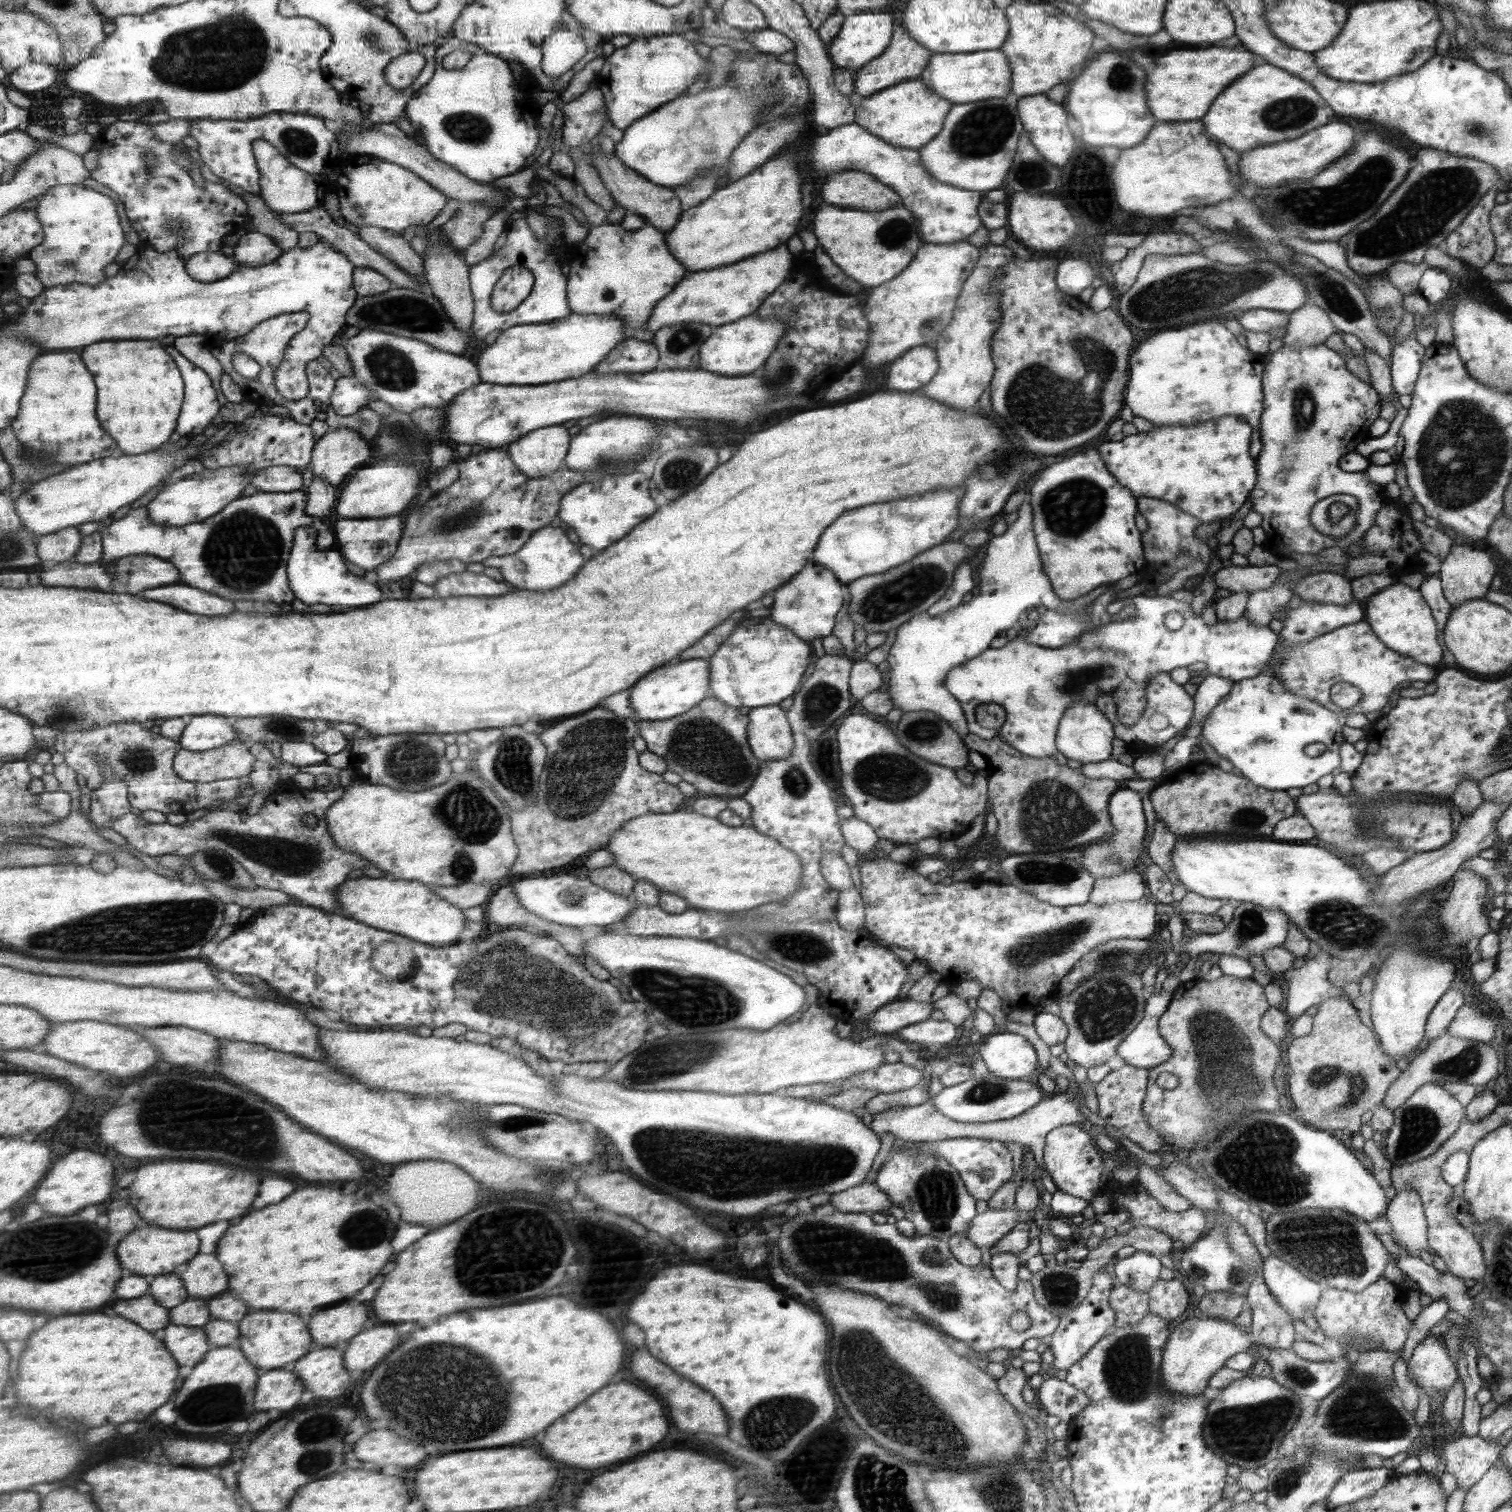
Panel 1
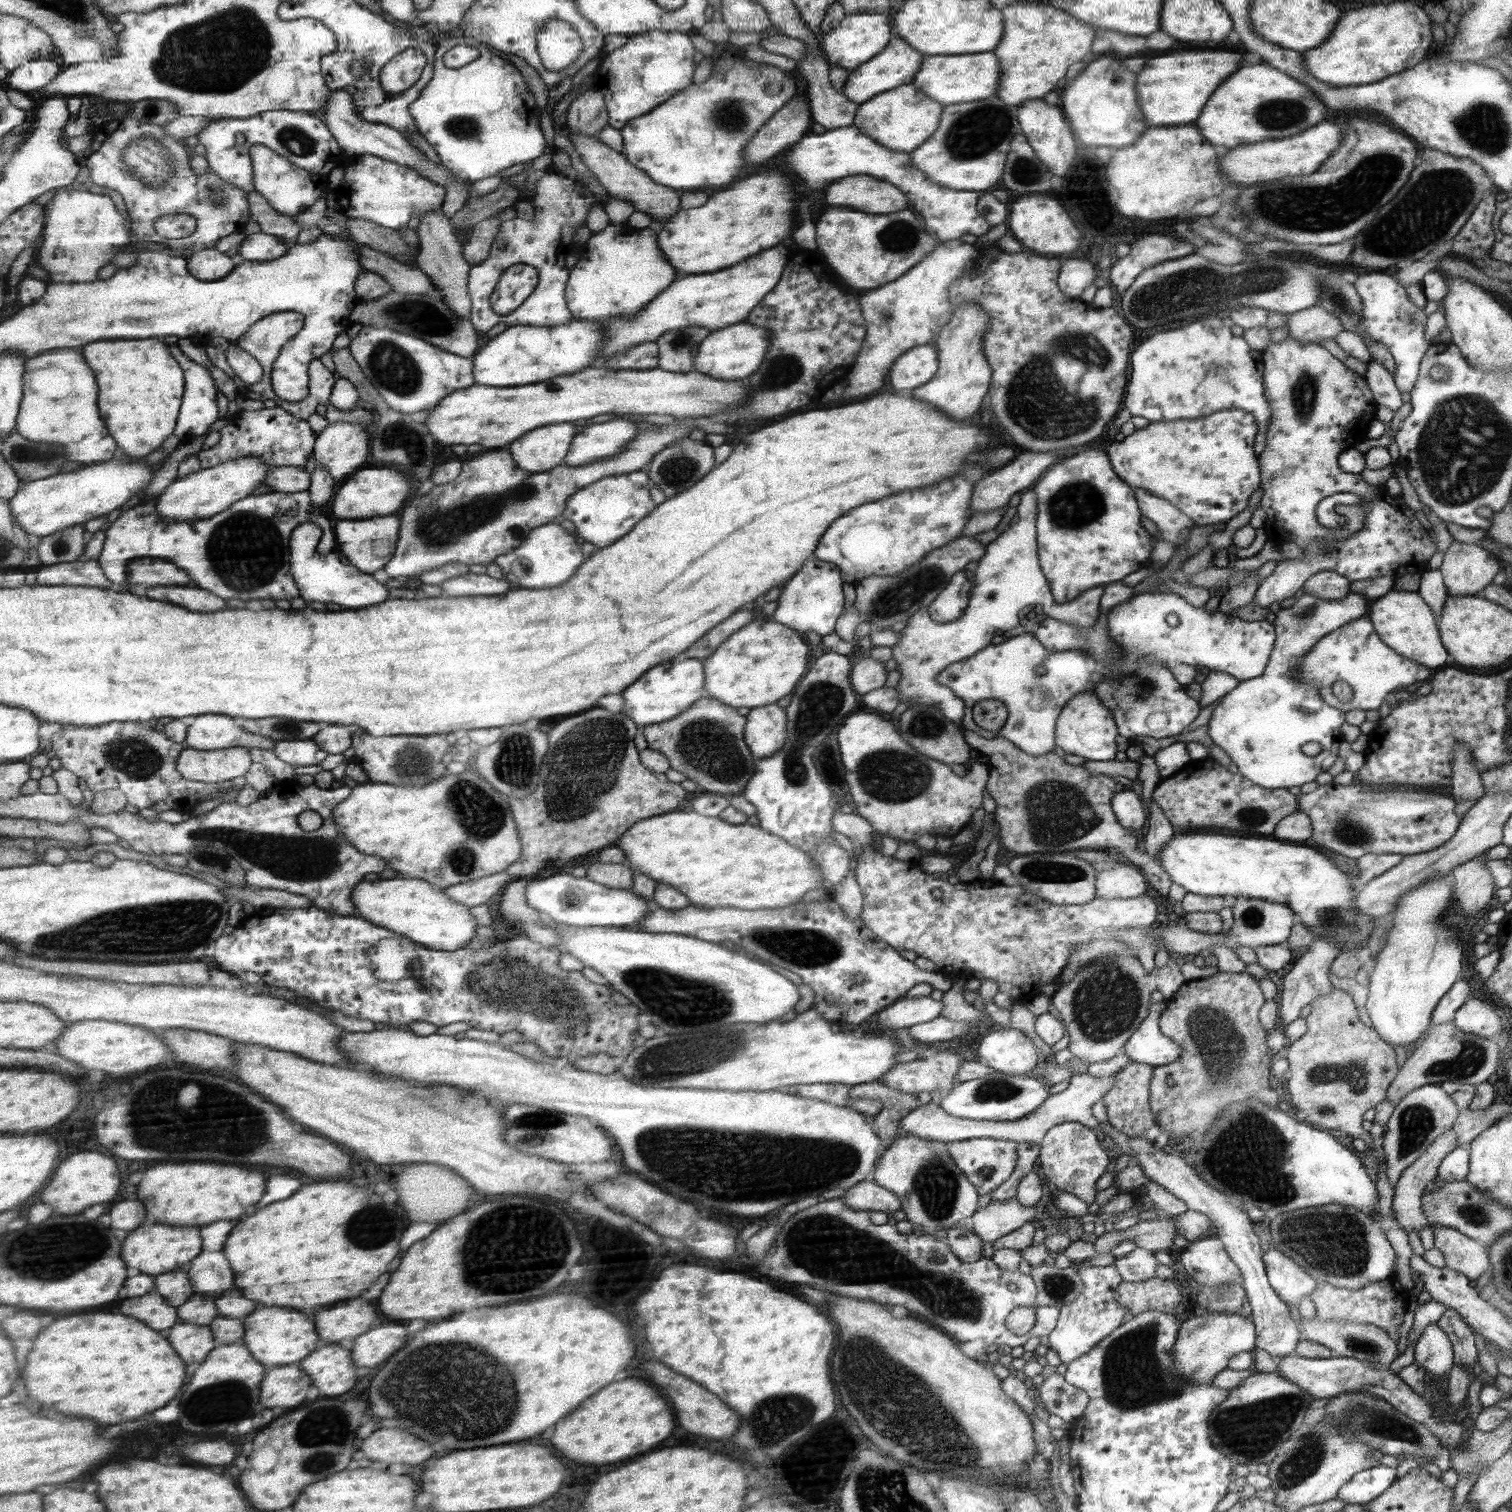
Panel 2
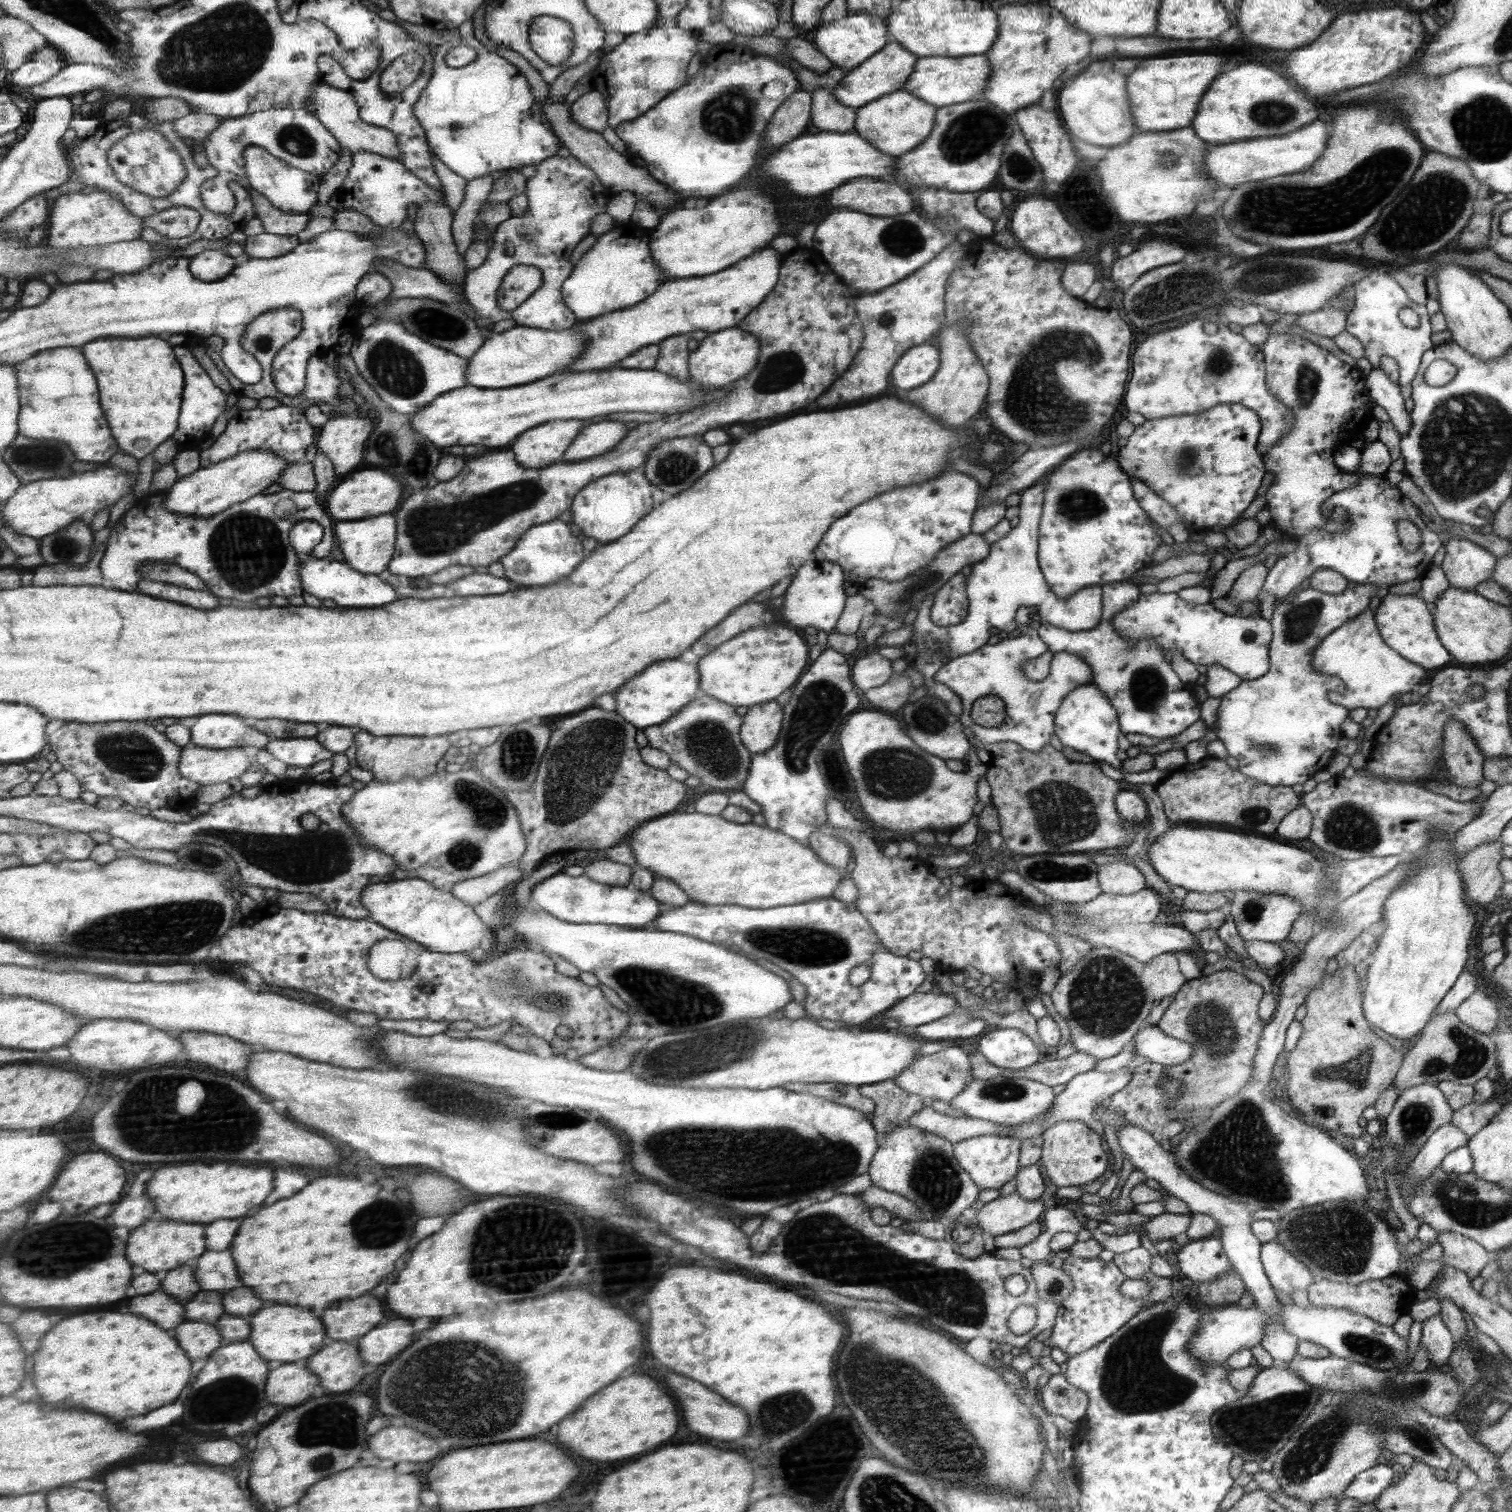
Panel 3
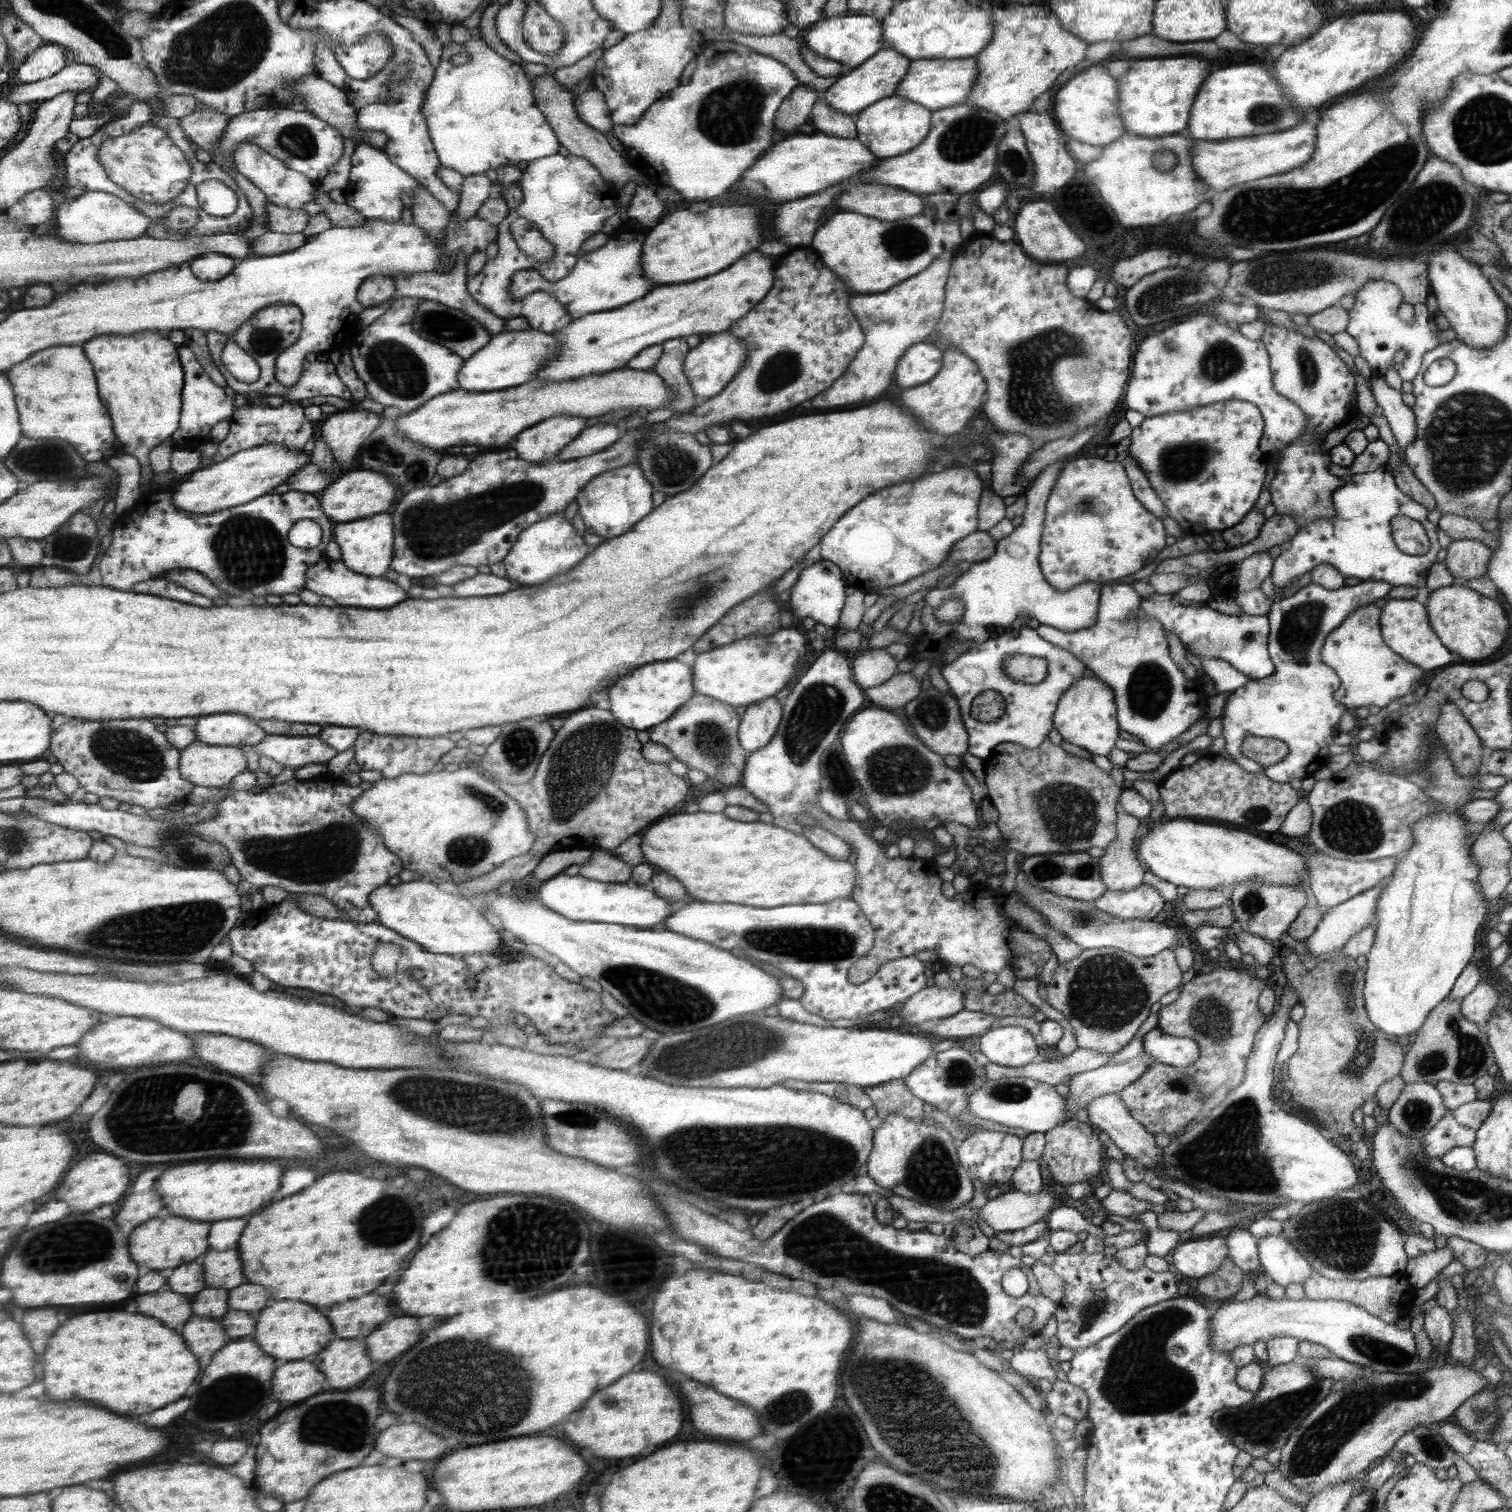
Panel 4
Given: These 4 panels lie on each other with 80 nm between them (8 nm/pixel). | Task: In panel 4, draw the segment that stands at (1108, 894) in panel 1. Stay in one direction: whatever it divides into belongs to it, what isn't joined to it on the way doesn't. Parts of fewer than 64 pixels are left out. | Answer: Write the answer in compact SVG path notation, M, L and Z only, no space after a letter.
M1119 805L1116 806L1116 814L1118 820L1116 822L1116 838L1114 838L1112 844L1104 848L1105 853L1098 858L1098 862L1100 864L1100 878L1107 890L1122 890L1125 892L1137 888L1143 881L1145 868L1131 849L1135 838L1139 836L1143 828L1143 822L1123 812Z

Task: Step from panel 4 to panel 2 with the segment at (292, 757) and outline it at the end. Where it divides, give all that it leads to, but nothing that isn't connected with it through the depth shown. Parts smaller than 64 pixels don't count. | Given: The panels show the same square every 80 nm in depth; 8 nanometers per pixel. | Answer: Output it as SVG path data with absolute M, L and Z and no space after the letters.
M313 739L282 741L276 743L274 752L281 761L295 766L317 766L329 756Z

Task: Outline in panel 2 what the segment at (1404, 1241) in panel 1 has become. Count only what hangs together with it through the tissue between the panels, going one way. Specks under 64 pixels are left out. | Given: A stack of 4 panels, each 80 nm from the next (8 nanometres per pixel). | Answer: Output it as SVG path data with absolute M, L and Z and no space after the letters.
M1448 1130L1435 1138L1428 1150L1422 1154L1417 1161L1412 1162L1407 1169L1404 1169L1394 1184L1394 1195L1392 1197L1391 1212L1393 1212L1393 1219L1401 1226L1404 1233L1409 1231L1419 1231L1423 1227L1429 1226L1427 1220L1423 1218L1423 1211L1421 1211L1422 1195L1427 1182L1436 1176L1437 1167L1441 1159L1447 1156L1448 1152L1455 1148L1454 1144L1456 1136L1452 1130Z

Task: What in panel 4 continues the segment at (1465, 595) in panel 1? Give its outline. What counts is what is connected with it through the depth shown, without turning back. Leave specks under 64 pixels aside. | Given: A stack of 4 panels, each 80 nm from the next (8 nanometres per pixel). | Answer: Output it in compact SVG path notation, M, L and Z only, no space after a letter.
M1455 540L1446 547L1446 557L1442 561L1454 583L1481 578L1488 572L1492 550L1478 540Z

